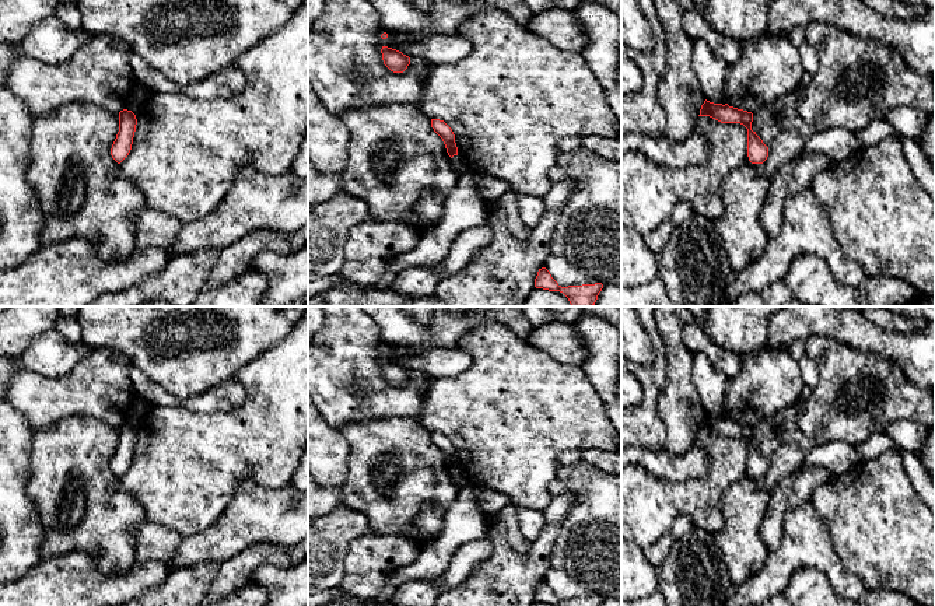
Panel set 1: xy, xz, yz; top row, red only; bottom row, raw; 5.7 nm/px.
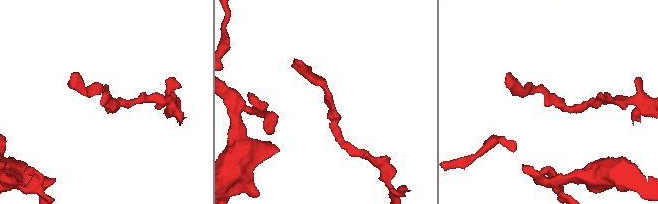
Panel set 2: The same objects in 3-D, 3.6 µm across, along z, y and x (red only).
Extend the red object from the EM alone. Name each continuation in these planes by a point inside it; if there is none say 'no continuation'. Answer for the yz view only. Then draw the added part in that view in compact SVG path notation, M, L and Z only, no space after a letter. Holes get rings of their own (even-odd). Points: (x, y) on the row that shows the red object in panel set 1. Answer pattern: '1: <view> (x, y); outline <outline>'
no continuation

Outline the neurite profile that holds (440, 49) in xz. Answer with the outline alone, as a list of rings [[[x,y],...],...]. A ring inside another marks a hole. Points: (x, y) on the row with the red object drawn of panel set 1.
[[[435,35],[417,42],[400,42],[396,49],[410,57],[421,57],[431,66],[451,64],[470,55],[472,43],[461,35]]]

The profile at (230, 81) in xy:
[[[134,52],[130,55],[130,64],[137,84],[141,84],[148,92],[183,94],[195,99],[216,99],[235,97],[246,87],[246,77],[237,66],[221,69],[204,80],[179,85]]]

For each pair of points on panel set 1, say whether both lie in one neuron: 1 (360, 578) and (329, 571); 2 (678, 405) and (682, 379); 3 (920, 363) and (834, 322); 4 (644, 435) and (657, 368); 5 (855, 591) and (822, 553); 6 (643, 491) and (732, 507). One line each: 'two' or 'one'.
1: two
2: one
3: one
4: one
5: one
6: two

